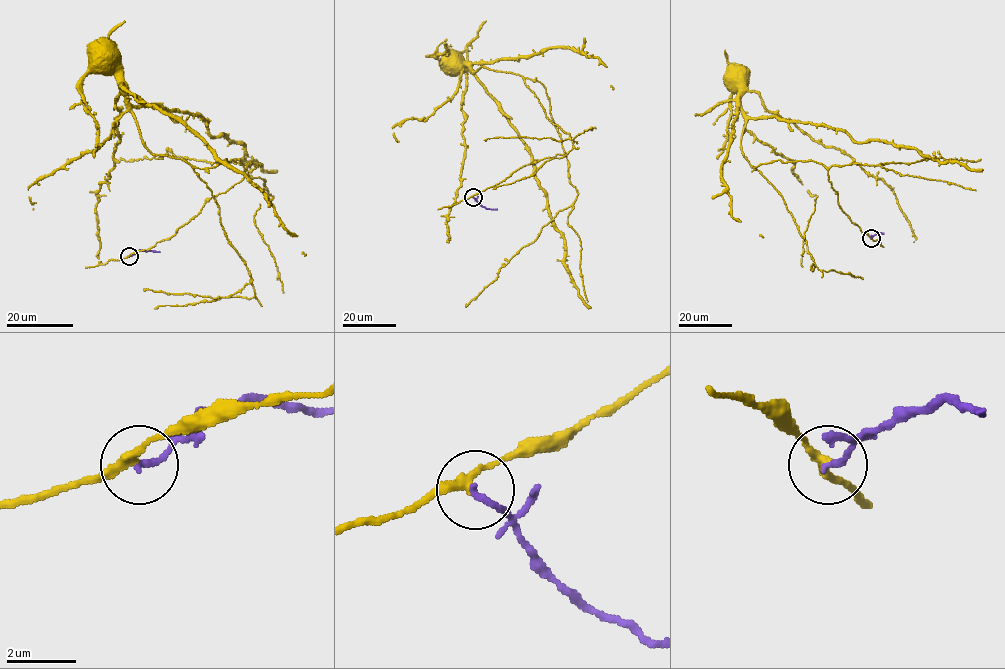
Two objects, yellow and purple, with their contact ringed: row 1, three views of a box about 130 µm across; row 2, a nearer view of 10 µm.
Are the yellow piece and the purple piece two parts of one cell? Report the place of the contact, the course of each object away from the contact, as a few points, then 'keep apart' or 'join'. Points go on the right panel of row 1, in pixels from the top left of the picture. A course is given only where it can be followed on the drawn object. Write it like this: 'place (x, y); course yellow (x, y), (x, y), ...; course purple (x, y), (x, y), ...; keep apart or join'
place (871, 238); course yellow (871, 237), (840, 207), (821, 164), (772, 160), (752, 167), (742, 151), (745, 116), (740, 95), (725, 79); course purple (871, 237), (883, 234); keep apart

